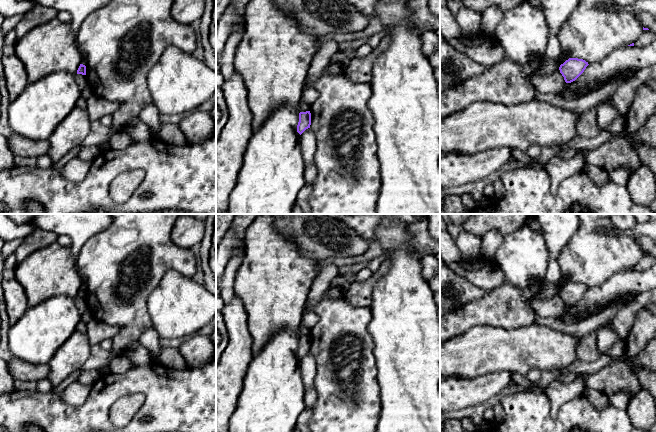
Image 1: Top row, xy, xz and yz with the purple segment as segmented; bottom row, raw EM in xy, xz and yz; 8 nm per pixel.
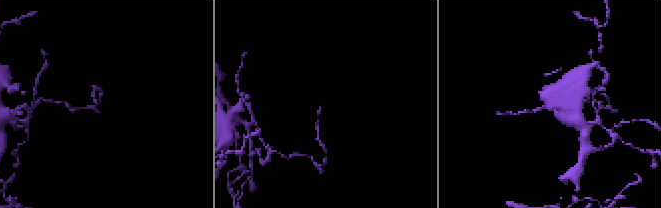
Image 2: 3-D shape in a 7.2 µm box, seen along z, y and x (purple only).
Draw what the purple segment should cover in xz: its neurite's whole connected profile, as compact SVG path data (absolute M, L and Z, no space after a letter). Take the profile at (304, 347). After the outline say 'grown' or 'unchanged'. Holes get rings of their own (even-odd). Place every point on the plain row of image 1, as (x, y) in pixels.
M310 335L299 337L299 346L297 349L297 356L301 359L311 349L311 337Z; unchanged

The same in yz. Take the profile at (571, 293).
M569 282L560 289L559 294L566 307L575 305L586 293L588 286L583 283Z; unchanged

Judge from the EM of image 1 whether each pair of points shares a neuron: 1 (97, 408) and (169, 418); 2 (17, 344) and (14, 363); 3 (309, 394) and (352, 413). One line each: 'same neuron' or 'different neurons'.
1: same neuron
2: different neurons
3: different neurons

